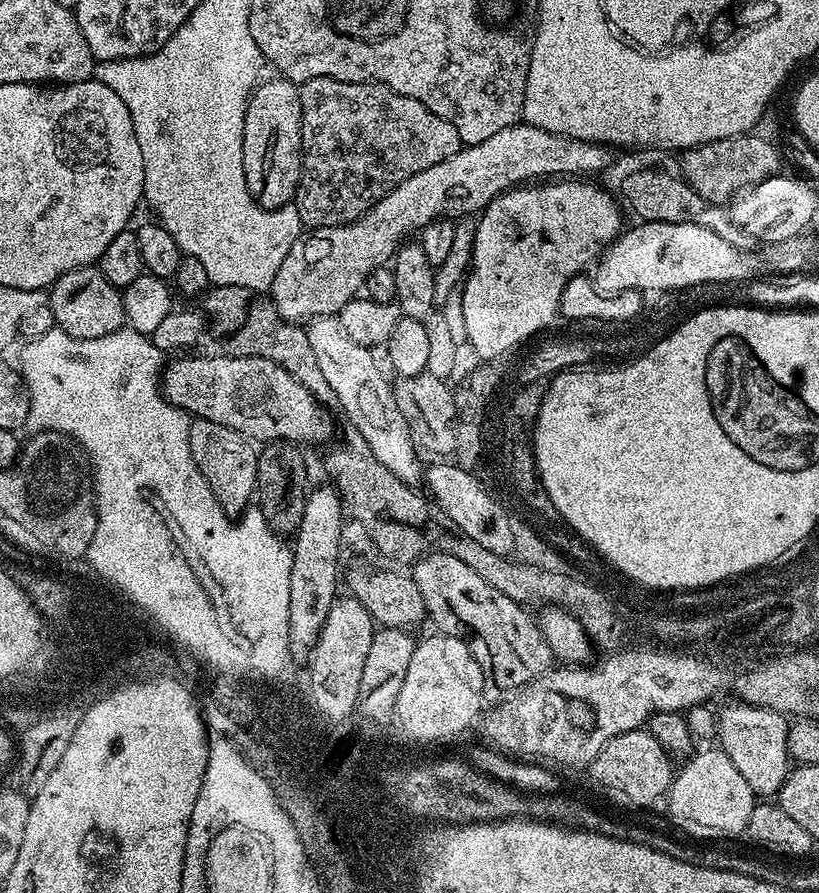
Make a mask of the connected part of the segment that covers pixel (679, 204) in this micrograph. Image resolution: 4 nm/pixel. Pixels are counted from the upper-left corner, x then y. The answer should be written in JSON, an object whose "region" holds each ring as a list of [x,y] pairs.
{"region":[[[640,168],[628,173],[620,184],[620,190],[637,219],[648,223],[650,221],[664,221],[671,224],[702,225],[706,229],[714,230],[719,236],[726,238],[731,245],[740,251],[753,251],[756,238],[748,231],[742,230],[738,222],[734,222],[734,214],[729,205],[711,204],[702,198],[685,181],[676,175],[656,168]]]}

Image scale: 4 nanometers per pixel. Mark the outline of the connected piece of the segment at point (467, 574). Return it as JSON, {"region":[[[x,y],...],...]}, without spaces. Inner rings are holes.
{"region":[[[429,551],[411,565],[410,575],[418,590],[422,590],[427,619],[433,620],[445,636],[464,640],[491,687],[493,684],[504,692],[511,688],[523,689],[553,667],[554,657],[540,633],[539,623],[466,563],[448,553]]]}

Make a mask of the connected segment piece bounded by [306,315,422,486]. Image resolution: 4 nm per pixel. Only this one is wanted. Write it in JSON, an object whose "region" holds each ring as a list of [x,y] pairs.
{"region":[[[335,315],[317,316],[307,321],[310,347],[318,358],[318,367],[330,382],[330,390],[336,395],[335,403],[340,404],[342,411],[348,415],[351,427],[360,433],[360,437],[370,446],[378,462],[392,474],[398,474],[407,484],[416,486],[422,480],[422,465],[416,457],[418,445],[412,439],[412,427],[406,422],[402,410],[398,410],[396,393],[393,385],[388,384],[380,364],[375,360],[373,349],[358,346],[346,330],[342,330],[342,322]]]}

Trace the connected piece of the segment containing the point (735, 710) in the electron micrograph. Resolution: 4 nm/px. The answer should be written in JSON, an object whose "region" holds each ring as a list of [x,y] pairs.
{"region":[[[743,702],[735,703],[726,705],[715,717],[718,747],[721,752],[727,754],[730,762],[734,762],[738,774],[746,778],[750,790],[755,792],[757,797],[775,797],[780,787],[786,782],[790,771],[789,717],[783,712],[775,712],[762,706]]]}

